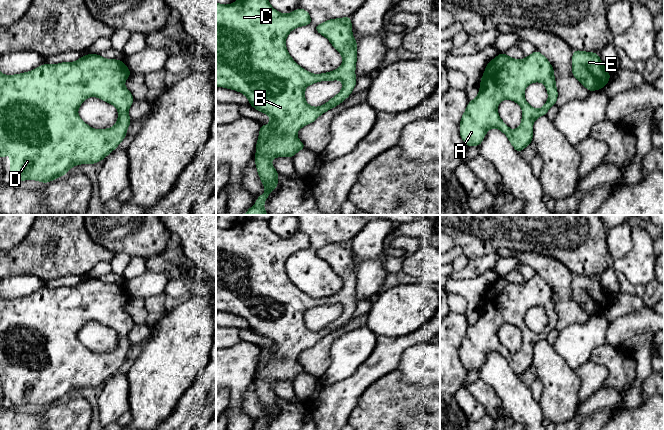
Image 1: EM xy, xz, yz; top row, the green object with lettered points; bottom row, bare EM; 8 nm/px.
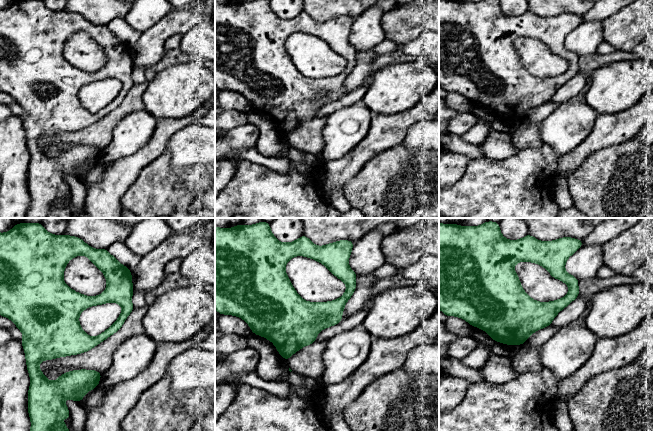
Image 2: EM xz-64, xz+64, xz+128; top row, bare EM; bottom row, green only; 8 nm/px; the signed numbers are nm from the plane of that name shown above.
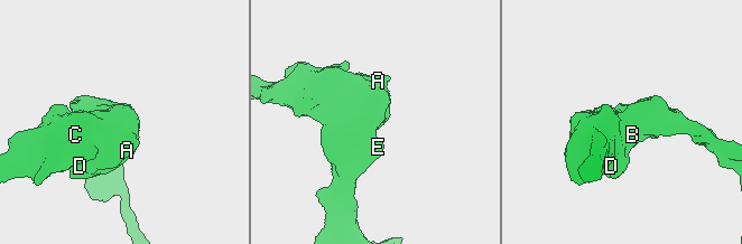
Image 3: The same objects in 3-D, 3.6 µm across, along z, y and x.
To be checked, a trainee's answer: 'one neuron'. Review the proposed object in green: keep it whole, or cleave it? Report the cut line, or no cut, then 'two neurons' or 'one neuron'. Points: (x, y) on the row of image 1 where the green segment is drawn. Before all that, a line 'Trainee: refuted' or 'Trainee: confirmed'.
Trainee: confirmed
cut none; one neuron

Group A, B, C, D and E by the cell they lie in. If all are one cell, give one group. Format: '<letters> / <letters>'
A B C D E

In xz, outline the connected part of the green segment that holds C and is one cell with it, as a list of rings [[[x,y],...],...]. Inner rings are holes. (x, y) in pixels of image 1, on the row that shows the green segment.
[[[237,0],[232,4],[223,5],[216,2],[216,87],[232,89],[244,94],[249,104],[256,110],[266,113],[270,117],[267,126],[260,124],[259,138],[256,143],[256,163],[259,178],[266,192],[258,196],[256,203],[244,215],[268,215],[264,209],[264,202],[270,192],[278,187],[278,171],[273,167],[271,160],[276,157],[291,157],[306,148],[305,144],[297,138],[300,128],[313,123],[320,115],[342,103],[352,93],[357,78],[355,76],[357,62],[357,42],[352,35],[351,17],[326,20],[315,26],[316,31],[326,37],[332,46],[342,55],[341,66],[327,73],[312,74],[299,66],[289,55],[285,44],[288,34],[297,27],[312,24],[308,11],[298,8],[288,14],[275,10],[269,0]],[[340,80],[343,83],[341,91],[327,103],[312,107],[305,100],[305,88],[320,81]]]

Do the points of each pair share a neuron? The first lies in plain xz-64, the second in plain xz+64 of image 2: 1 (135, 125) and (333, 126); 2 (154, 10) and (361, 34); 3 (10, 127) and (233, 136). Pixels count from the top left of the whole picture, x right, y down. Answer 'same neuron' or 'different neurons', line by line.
1: same neuron
2: same neuron
3: same neuron

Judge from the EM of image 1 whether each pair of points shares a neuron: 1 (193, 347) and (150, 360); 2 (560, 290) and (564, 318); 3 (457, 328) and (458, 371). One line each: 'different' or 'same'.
1: same
2: same
3: same

